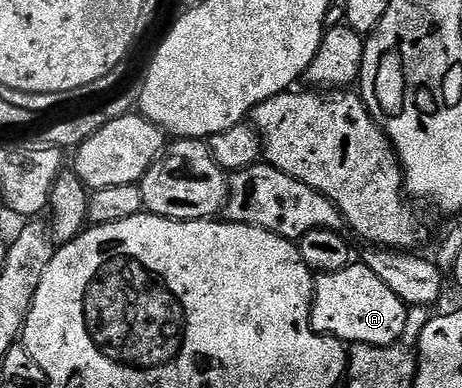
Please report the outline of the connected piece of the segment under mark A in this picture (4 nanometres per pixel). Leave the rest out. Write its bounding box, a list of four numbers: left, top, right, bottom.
[310,262,408,346]

